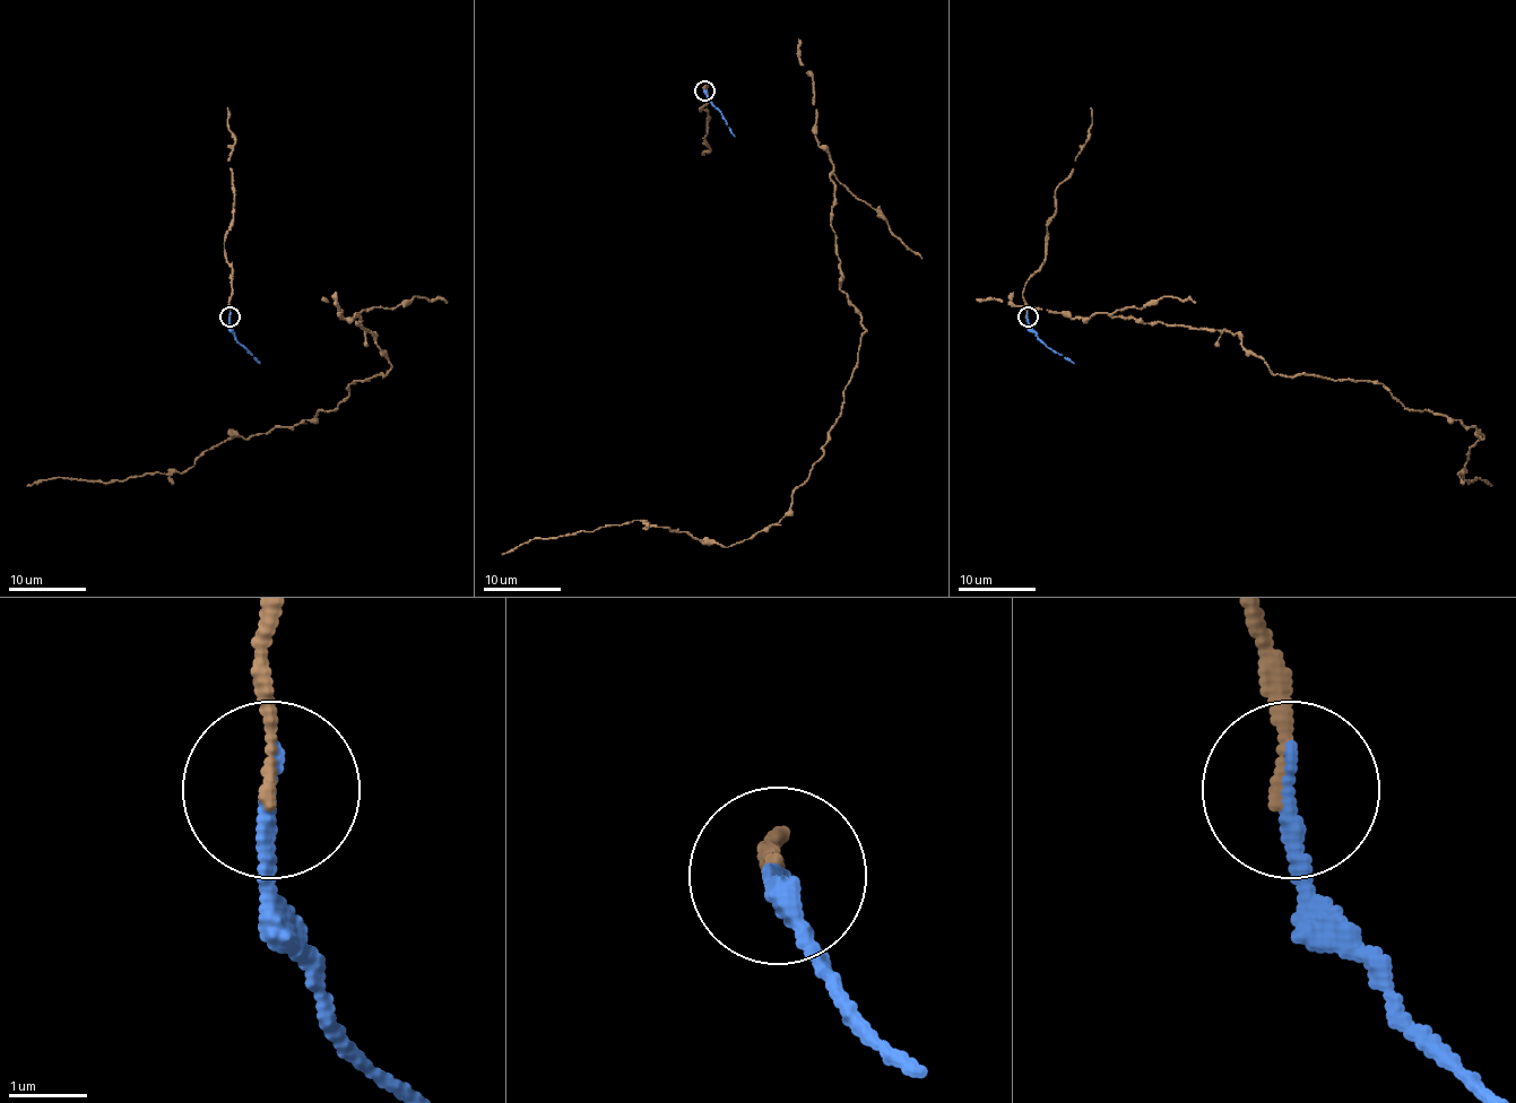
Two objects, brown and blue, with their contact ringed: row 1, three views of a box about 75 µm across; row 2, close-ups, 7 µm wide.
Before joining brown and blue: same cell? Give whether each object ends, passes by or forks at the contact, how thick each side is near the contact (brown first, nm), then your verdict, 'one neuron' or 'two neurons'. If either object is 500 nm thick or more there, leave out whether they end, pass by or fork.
brown ends there; blue ends there; 130 nm thick on the brown side, 200 nm on the other; one neuron

